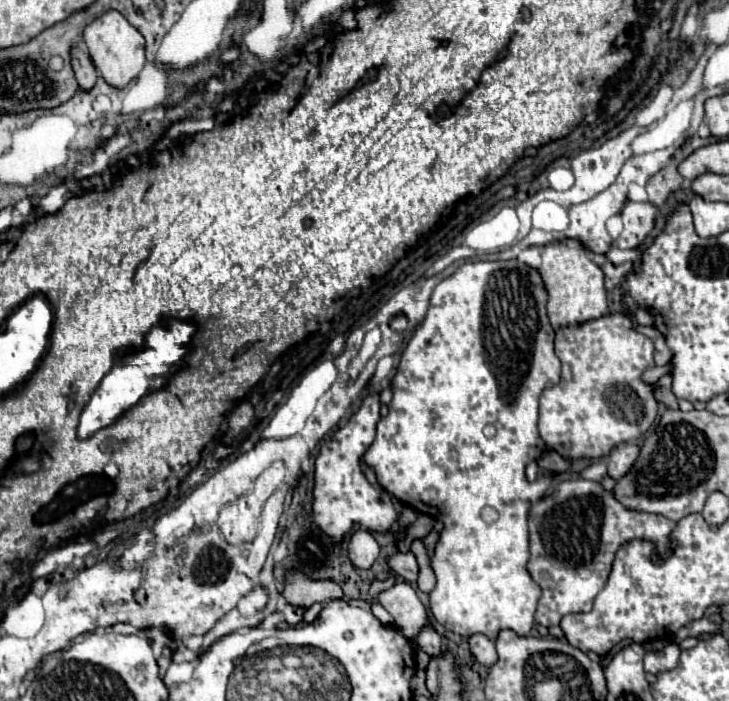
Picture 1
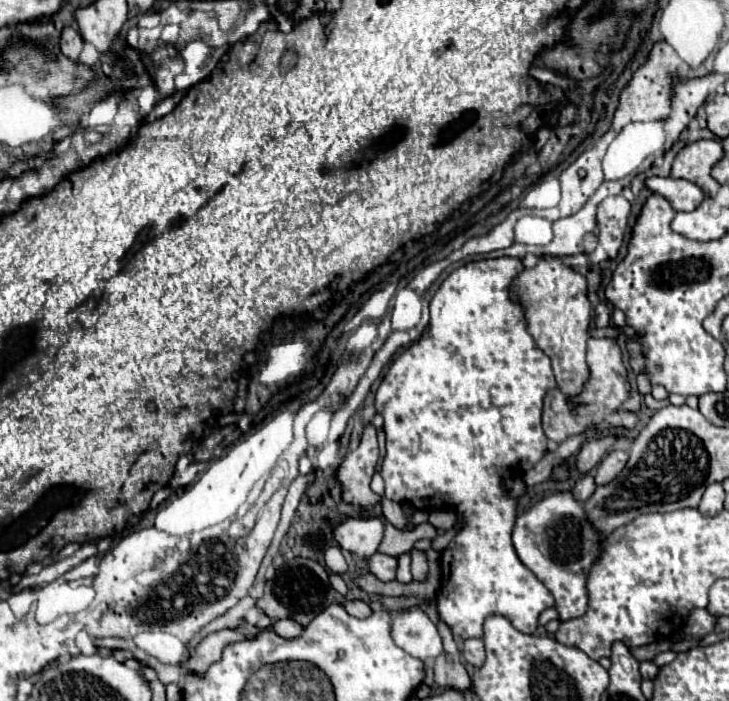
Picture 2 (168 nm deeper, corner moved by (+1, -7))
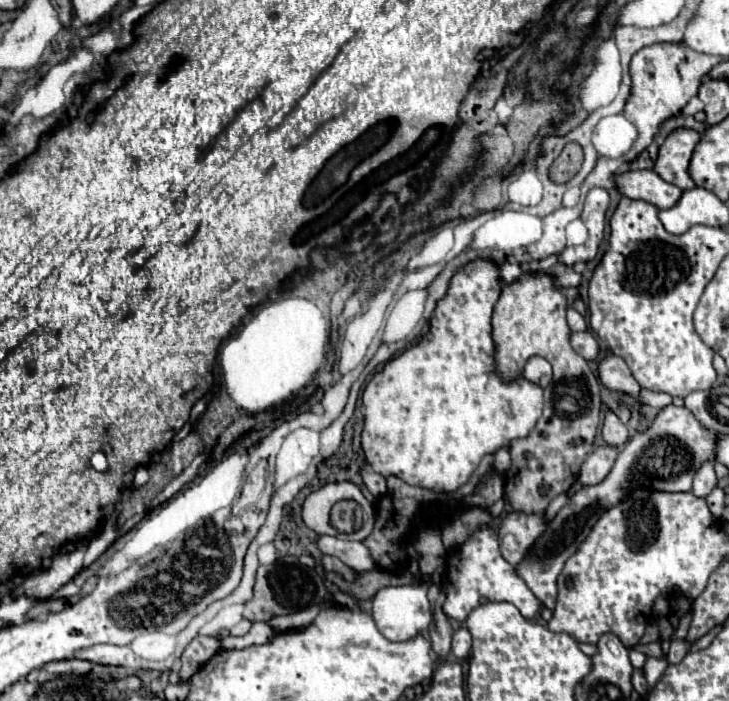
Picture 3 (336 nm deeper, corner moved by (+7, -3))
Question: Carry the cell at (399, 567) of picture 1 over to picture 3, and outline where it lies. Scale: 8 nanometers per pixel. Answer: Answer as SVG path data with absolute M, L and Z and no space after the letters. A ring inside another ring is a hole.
M319 535L317 547L321 549L321 553L335 555L345 565L349 565L351 569L355 569L359 573L371 571L375 567L373 559L369 555L369 549L363 543L359 543L359 541L343 541L343 539L337 539L337 537Z

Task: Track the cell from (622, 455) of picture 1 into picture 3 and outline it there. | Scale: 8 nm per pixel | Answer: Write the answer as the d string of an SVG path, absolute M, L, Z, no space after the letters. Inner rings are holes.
M601 445L597 447L587 459L585 463L581 465L581 477L579 481L583 485L595 485L595 483L601 483L607 473L611 471L615 459L617 459L617 449L611 447L611 445Z

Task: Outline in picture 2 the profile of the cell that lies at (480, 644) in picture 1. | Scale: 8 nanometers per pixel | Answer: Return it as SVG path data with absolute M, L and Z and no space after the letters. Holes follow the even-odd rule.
M467 639L463 645L463 657L473 667L481 667L485 663L485 647L481 639Z

